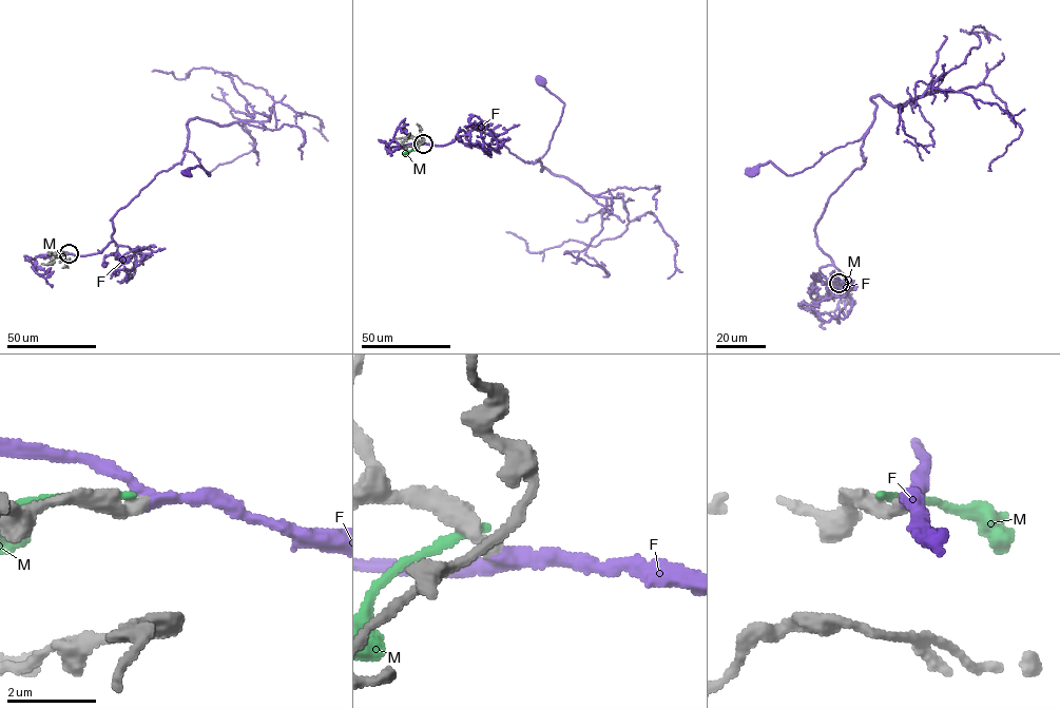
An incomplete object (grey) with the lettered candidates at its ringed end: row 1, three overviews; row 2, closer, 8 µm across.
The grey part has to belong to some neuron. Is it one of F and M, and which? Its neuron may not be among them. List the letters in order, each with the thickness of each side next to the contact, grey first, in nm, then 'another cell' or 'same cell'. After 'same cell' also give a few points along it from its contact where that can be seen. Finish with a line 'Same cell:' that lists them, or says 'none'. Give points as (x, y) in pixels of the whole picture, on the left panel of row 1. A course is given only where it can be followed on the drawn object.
F: 360 nm thick on the grey side, 280 nm on the other; same cell; it runs (69, 253), (100, 252), (117, 212), (180, 164), (187, 147), (210, 175), (199, 166), (187, 173)
M: 550 nm thick on the grey side, 240 nm on the other; another cell
Same cell: F

